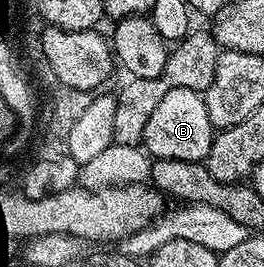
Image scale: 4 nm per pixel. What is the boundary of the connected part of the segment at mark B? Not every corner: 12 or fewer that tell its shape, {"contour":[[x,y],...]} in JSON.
{"contour":[[171,88],[146,112],[156,159],[207,158],[210,111],[198,91]]}

